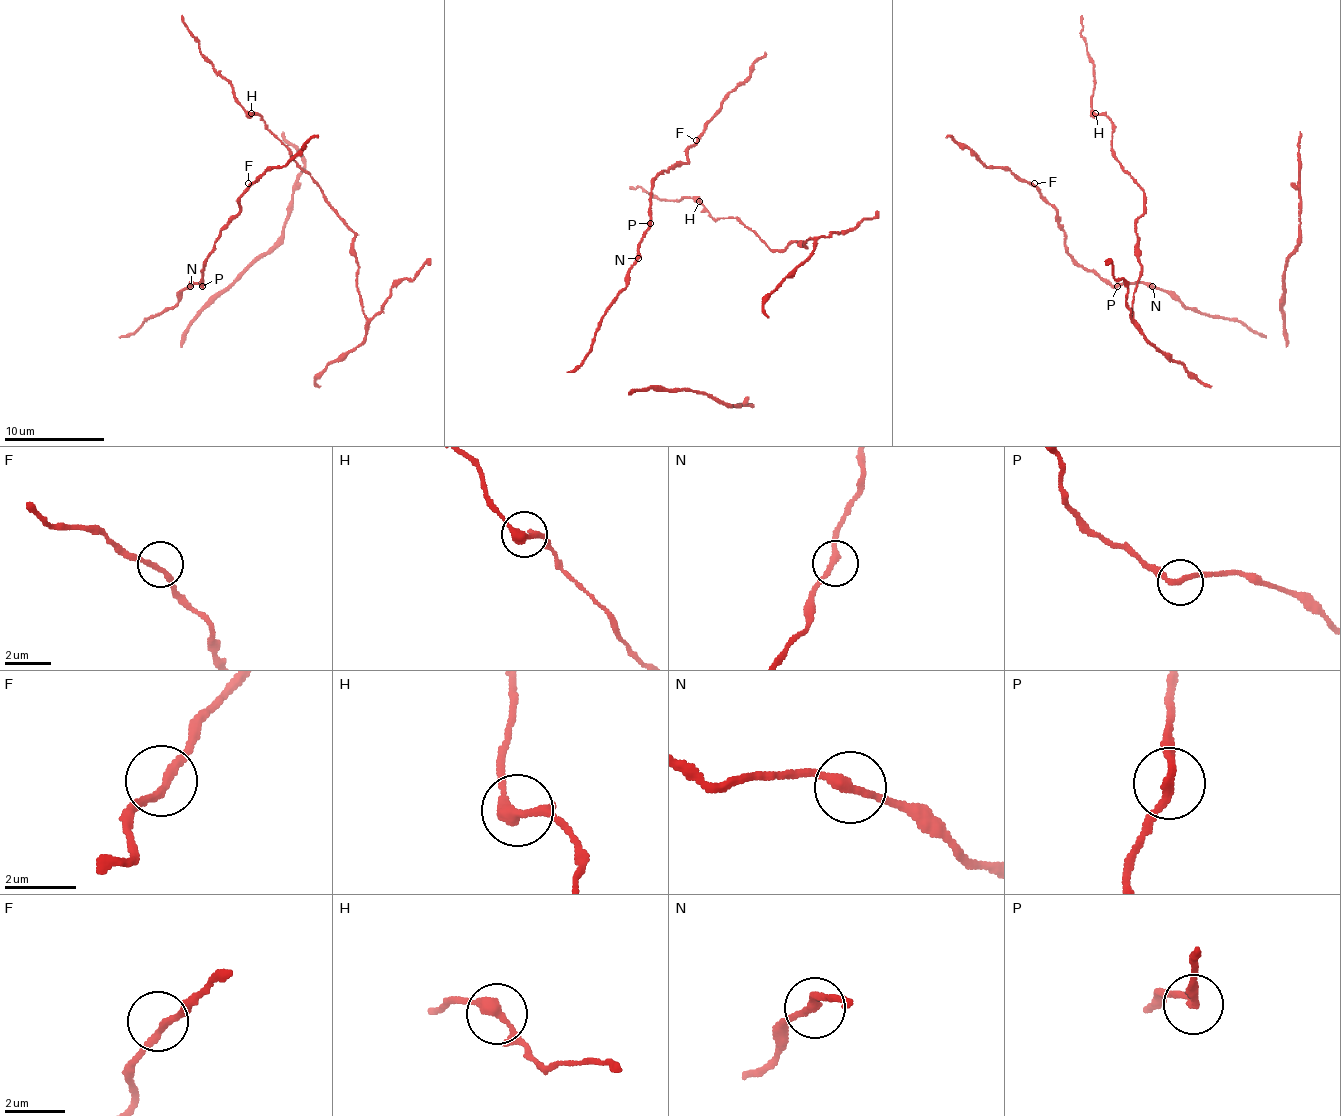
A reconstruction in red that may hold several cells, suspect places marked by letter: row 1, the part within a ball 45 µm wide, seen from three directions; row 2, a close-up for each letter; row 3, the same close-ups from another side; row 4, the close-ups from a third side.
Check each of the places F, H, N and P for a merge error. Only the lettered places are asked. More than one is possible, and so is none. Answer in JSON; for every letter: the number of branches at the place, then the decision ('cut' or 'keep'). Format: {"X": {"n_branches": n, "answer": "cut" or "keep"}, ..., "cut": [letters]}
{"F": {"n_branches": 2, "answer": "keep"}, "H": {"n_branches": 3, "answer": "keep"}, "N": {"n_branches": 2, "answer": "keep"}, "P": {"n_branches": 2, "answer": "keep"}, "cut": []}

